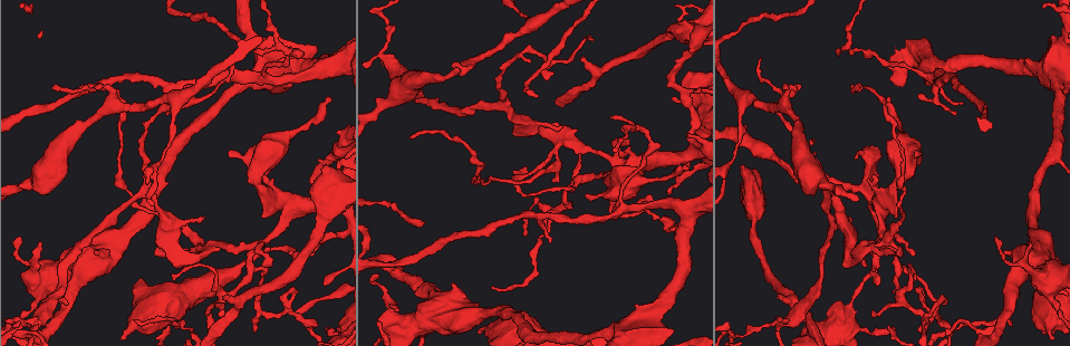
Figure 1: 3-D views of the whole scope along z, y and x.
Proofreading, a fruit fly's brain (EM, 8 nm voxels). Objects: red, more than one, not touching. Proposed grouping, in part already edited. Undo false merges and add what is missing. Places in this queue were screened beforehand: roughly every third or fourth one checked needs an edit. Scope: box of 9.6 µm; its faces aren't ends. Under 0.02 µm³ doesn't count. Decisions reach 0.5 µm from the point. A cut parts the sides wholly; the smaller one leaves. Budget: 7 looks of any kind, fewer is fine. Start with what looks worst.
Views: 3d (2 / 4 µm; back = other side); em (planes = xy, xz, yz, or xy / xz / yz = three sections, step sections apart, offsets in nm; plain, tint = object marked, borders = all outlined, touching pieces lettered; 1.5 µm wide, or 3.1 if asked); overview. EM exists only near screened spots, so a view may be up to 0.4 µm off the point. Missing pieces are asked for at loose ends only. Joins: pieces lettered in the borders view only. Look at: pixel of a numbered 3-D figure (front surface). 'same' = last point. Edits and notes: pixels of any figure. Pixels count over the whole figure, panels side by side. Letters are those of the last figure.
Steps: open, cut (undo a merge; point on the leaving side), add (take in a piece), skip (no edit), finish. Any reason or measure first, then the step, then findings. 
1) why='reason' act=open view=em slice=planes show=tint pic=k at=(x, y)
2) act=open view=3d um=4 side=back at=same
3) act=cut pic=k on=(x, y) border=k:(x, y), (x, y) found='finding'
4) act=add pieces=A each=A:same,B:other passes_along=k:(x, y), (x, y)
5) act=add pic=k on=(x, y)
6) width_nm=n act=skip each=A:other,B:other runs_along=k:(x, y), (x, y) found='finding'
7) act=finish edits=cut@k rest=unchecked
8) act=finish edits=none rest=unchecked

why='calibre changes' act=open view=3d um=2 side=back pic=1 at=(778, 326)

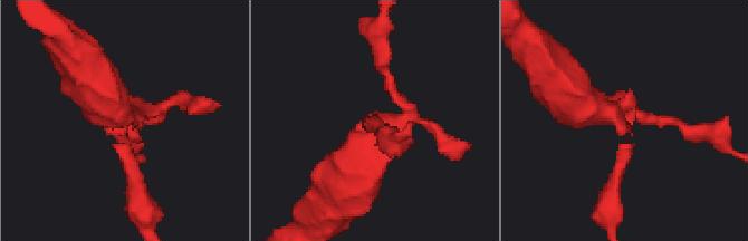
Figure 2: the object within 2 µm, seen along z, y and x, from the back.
act=open view=em slice=planes show=tint pic=2 at=(619, 119)

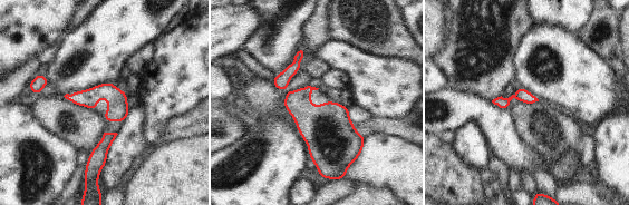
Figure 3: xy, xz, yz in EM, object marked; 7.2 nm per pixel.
why='what lies round it' act=open view=em slice=planes show=borders at=same

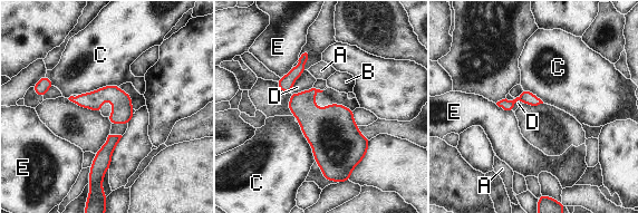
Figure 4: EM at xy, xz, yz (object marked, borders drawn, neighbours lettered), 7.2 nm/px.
act=cut pic=4 on=(506, 105) each=A:other,B:other,C:other,D:other,E:other border=4:(520, 95), (522, 100) found='two cells meet here'

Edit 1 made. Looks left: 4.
act=open view=overview

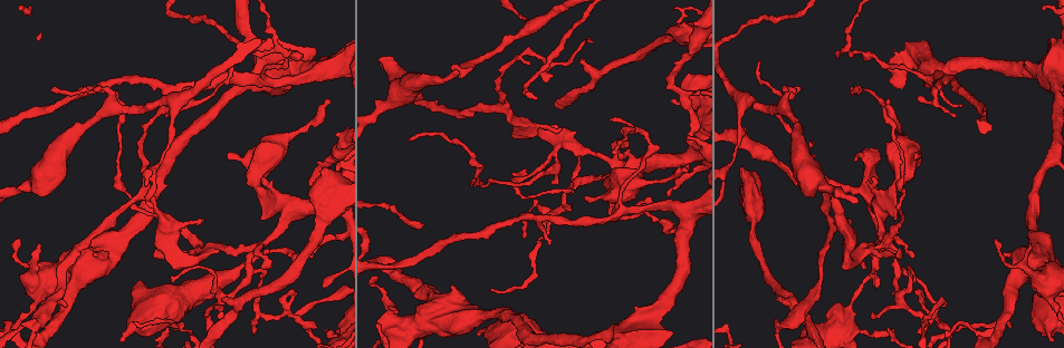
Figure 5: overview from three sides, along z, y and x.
why='sharp bend' act=open view=3d um=4 pic=5 at=(686, 97)

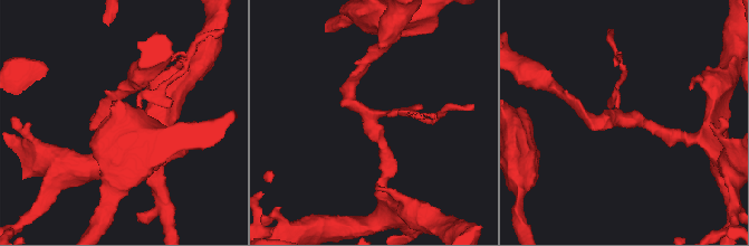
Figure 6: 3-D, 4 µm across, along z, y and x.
arms=3 act=open view=em slice=planes show=tint pic=6 at=(621, 121)

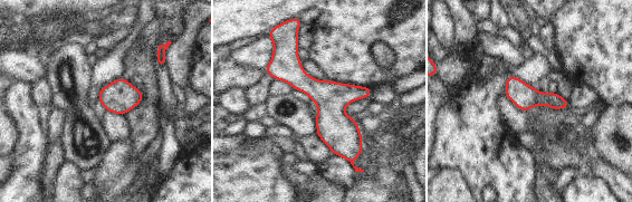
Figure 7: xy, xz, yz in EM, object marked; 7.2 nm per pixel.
act=open view=em slice=planes show=borders at=same

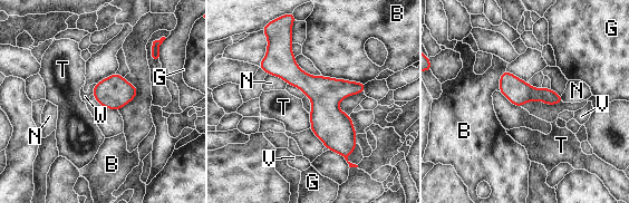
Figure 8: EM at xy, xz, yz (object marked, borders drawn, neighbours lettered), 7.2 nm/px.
longest_contact=B:320nm act=skip each=B:other,G:other,N:other,T:other,V:other,W:other runs_along=8:(271, 64), (325, 103), (349, 151) found='continuous, no second cell'

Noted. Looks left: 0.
act=finish edits=cut@4 rest=unchecked

